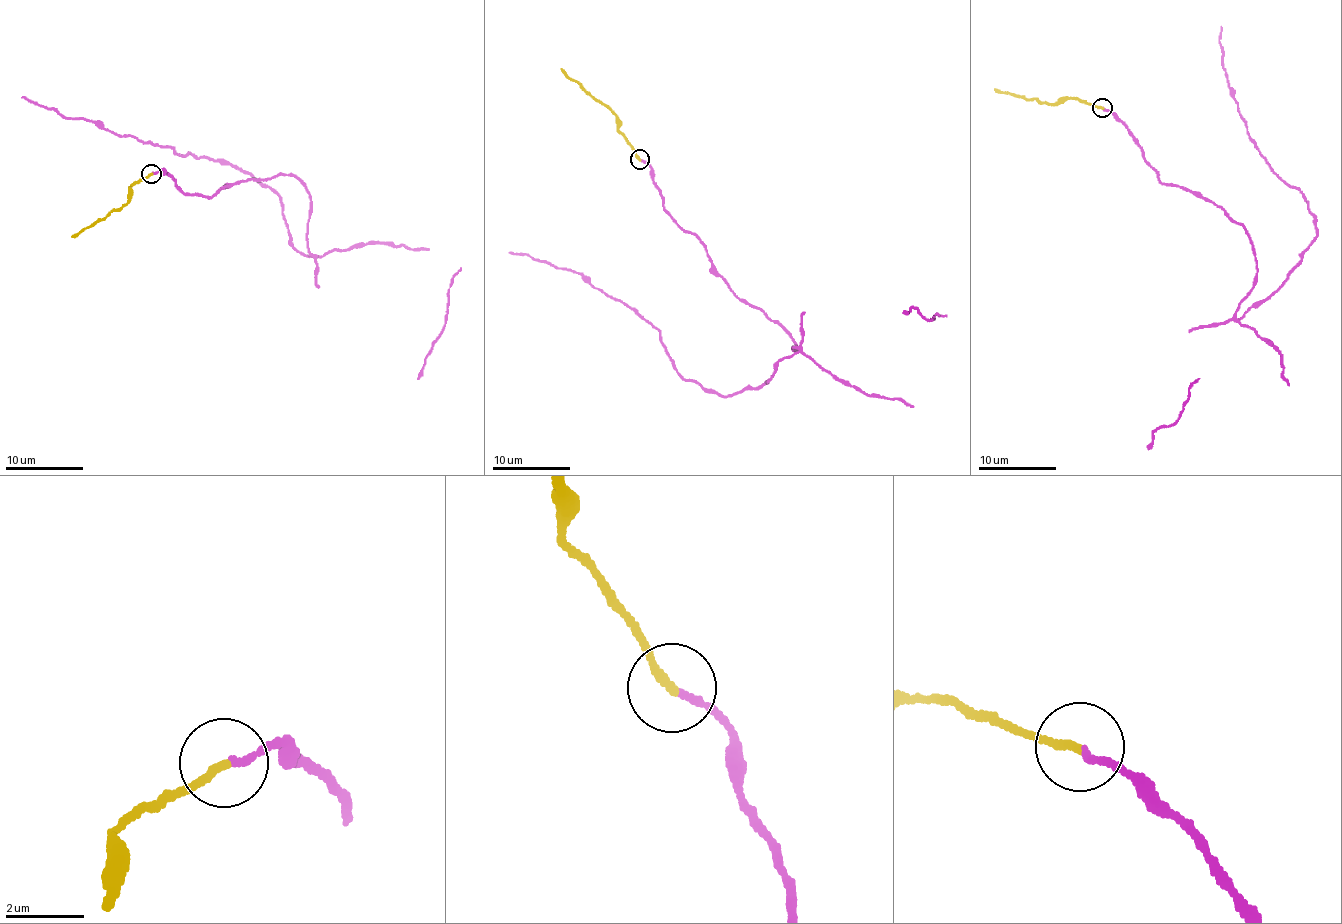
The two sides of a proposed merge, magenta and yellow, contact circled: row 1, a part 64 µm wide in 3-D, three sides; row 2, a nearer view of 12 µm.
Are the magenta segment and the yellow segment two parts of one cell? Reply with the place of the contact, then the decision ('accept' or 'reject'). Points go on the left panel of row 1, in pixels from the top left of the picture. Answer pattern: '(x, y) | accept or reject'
(151, 173) | accept

